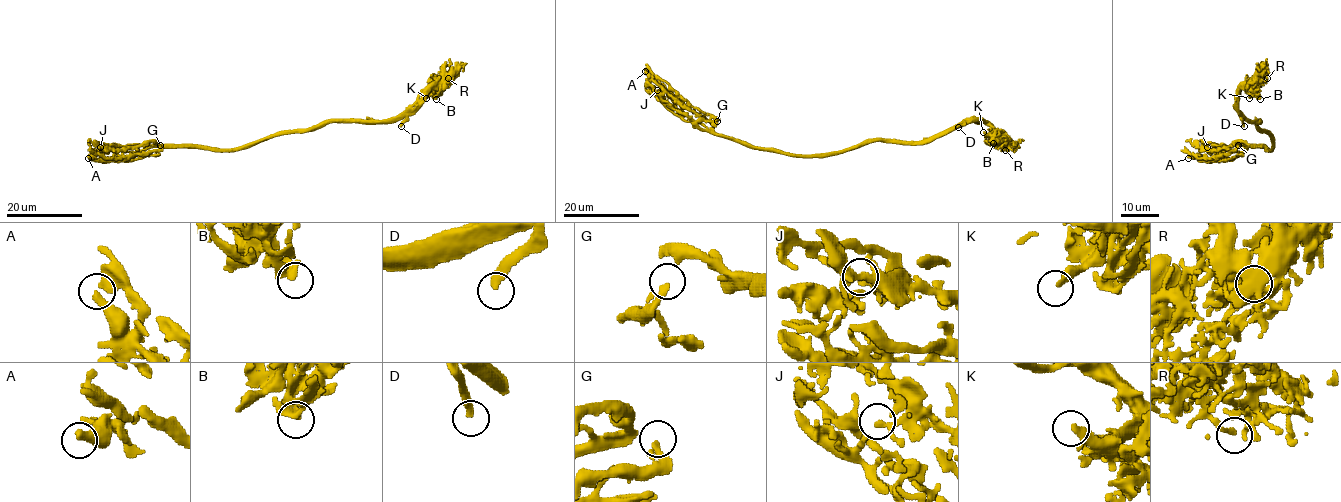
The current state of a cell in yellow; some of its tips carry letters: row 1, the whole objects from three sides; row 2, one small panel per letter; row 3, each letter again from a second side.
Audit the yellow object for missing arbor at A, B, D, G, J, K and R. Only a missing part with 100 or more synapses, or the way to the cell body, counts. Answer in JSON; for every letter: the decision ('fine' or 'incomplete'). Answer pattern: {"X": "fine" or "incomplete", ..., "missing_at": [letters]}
{"A": "fine", "B": "fine", "D": "incomplete", "G": "fine", "J": "fine", "K": "fine", "R": "fine", "missing_at": ["D"]}

